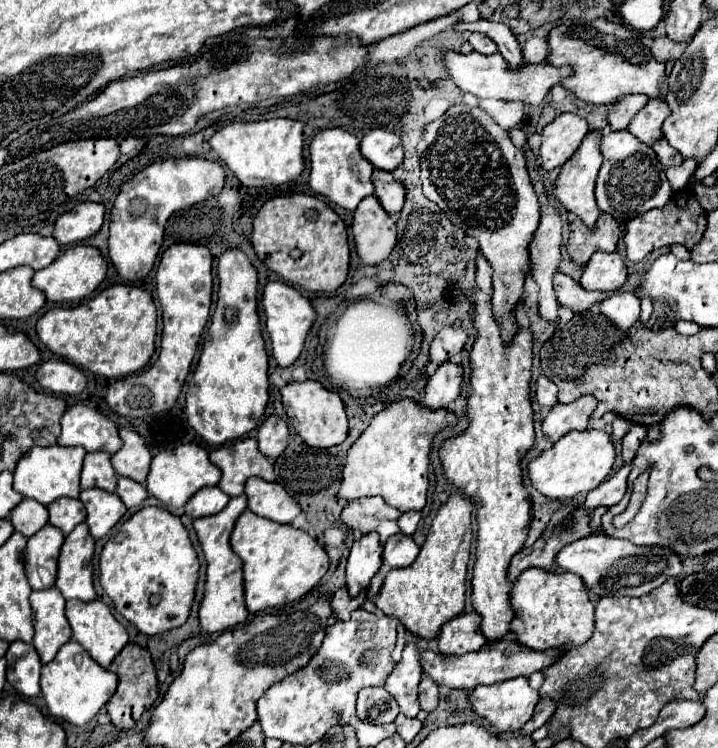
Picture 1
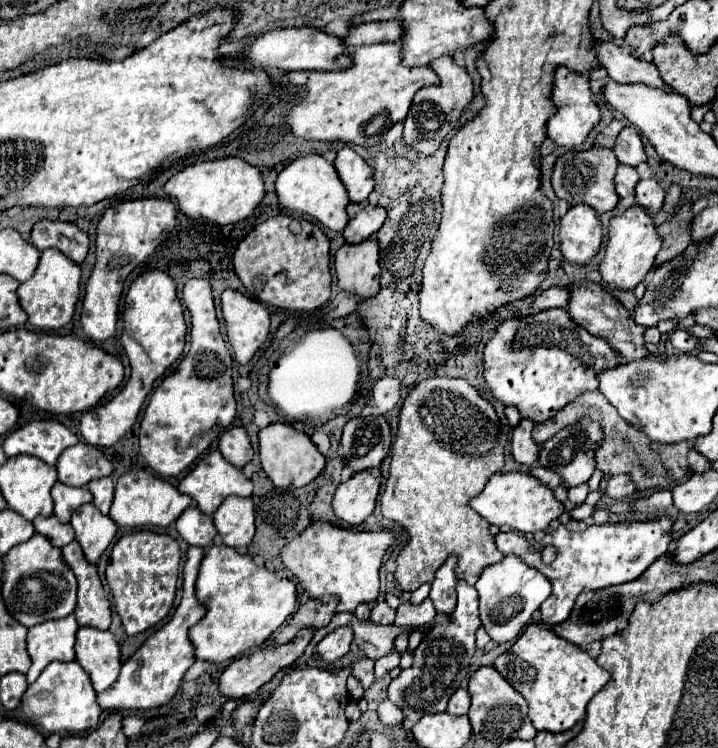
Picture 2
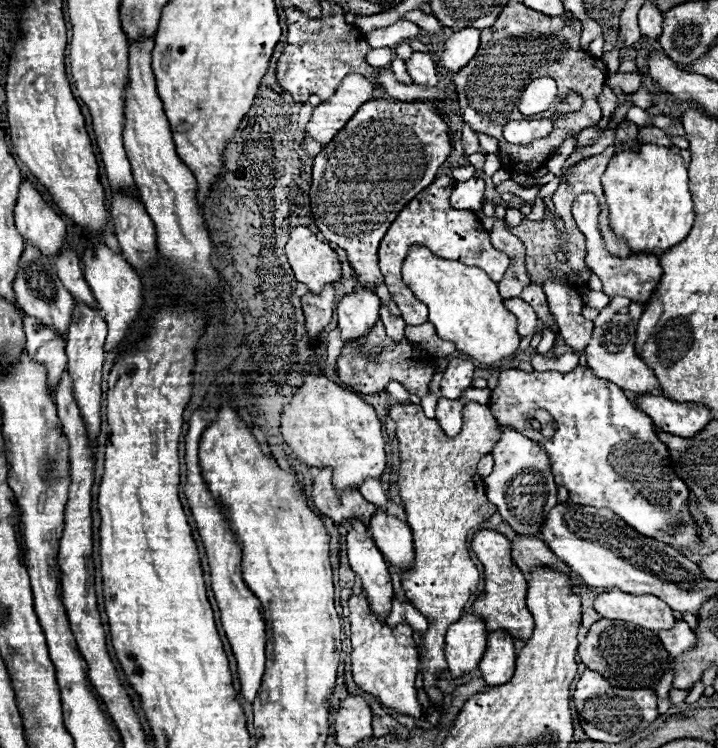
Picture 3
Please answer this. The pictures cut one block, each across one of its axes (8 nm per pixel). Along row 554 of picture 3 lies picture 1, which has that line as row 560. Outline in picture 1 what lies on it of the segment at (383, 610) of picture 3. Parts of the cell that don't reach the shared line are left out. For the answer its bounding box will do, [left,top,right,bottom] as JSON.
[346,532,382,596]

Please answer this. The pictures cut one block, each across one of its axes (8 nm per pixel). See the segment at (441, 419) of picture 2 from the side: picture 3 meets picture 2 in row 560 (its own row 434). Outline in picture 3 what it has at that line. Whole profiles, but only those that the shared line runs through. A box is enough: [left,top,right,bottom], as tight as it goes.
[390,402,500,714]

